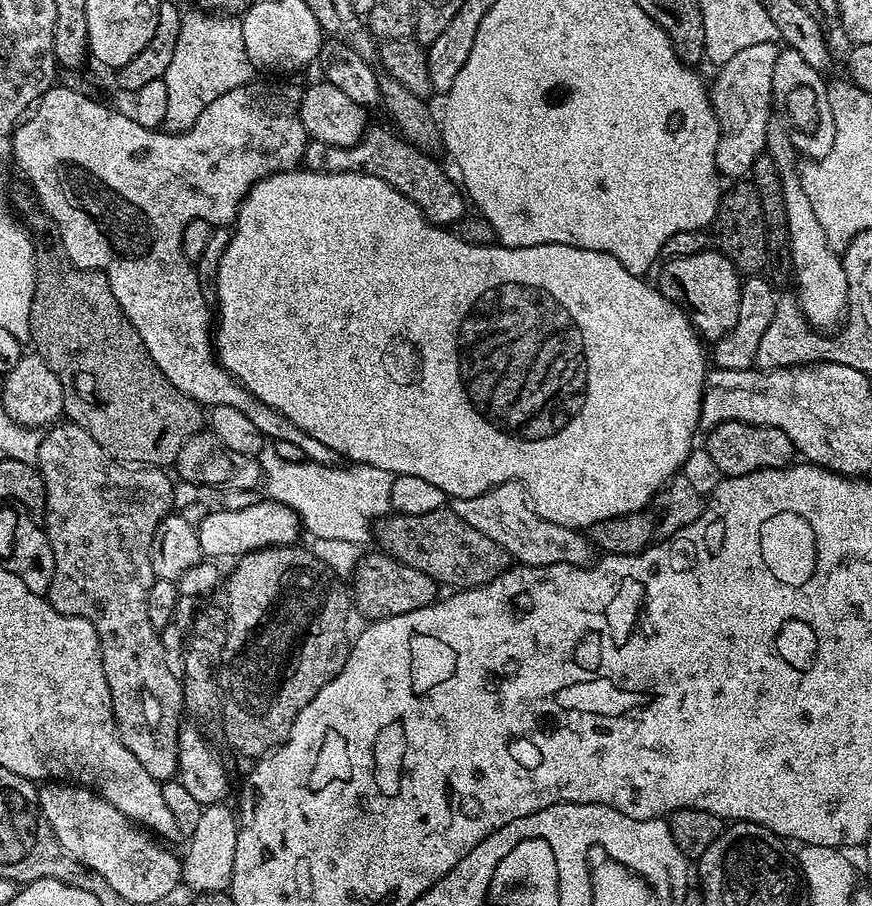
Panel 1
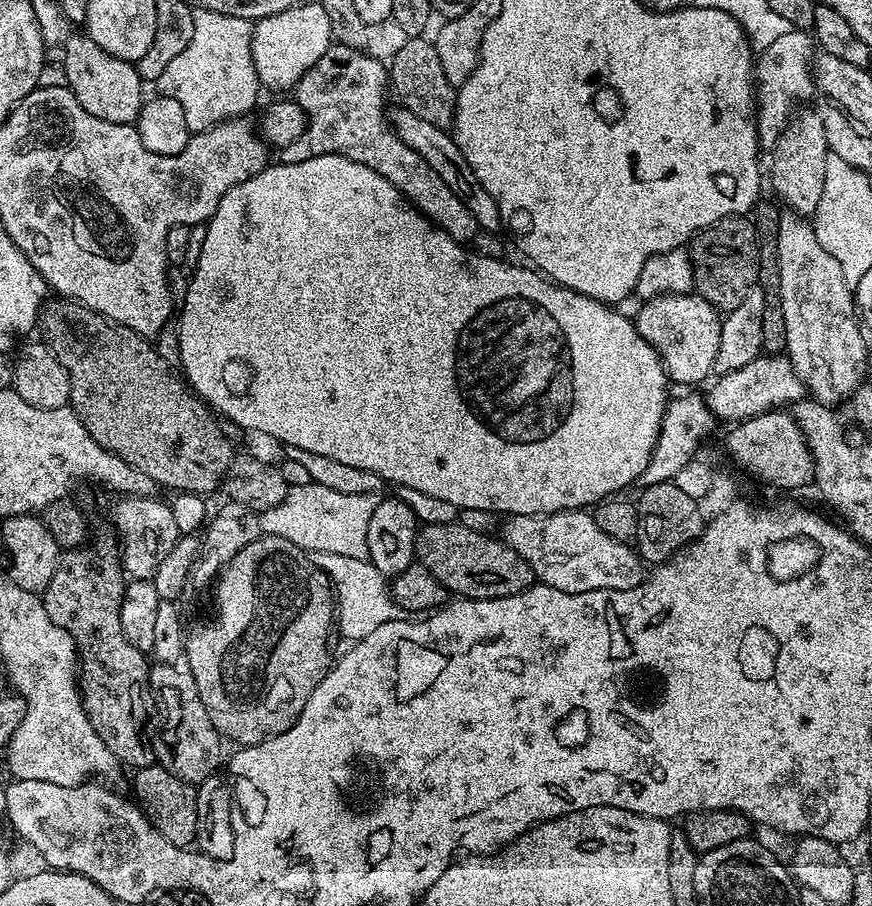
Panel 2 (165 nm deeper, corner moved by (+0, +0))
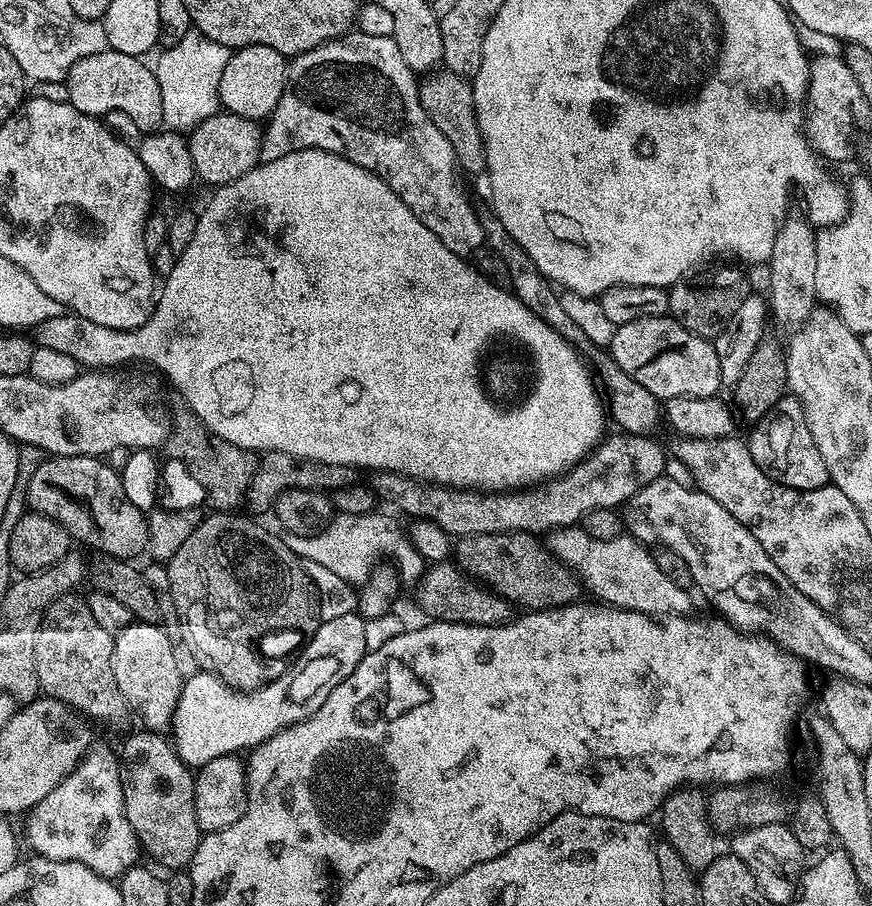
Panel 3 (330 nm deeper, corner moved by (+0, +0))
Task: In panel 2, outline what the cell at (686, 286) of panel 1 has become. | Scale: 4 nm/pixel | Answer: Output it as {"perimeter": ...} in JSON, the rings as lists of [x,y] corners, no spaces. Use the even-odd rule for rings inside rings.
{"perimeter":[[[669,292],[655,296],[652,300],[643,301],[641,308],[634,315],[636,329],[640,331],[640,337],[650,342],[664,363],[664,371],[673,385],[688,384],[684,386],[696,386],[699,380],[707,381],[714,372],[714,358],[718,358],[718,338],[720,337],[721,313],[709,300],[697,296],[692,292]]]}

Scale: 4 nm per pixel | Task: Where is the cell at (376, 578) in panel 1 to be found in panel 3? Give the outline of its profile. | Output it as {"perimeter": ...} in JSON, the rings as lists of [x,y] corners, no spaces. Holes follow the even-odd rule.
{"perimeter":[[[433,563],[431,566],[425,567],[424,574],[419,577],[417,584],[420,585],[416,588],[416,600],[420,603],[421,610],[433,621],[439,622],[445,620],[451,624],[507,624],[509,620],[513,619],[513,605],[503,600],[491,588],[467,576],[455,563]]]}

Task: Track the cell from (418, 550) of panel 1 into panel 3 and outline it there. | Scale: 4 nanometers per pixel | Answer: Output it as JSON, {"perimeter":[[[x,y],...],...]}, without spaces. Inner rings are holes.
{"perimeter":[[[503,532],[502,534],[478,534],[477,536],[462,536],[455,541],[455,563],[467,576],[489,587],[498,593],[503,600],[520,610],[539,610],[542,608],[561,608],[567,604],[575,604],[581,599],[582,585],[560,559],[552,555],[543,543],[540,544],[531,532]]]}

